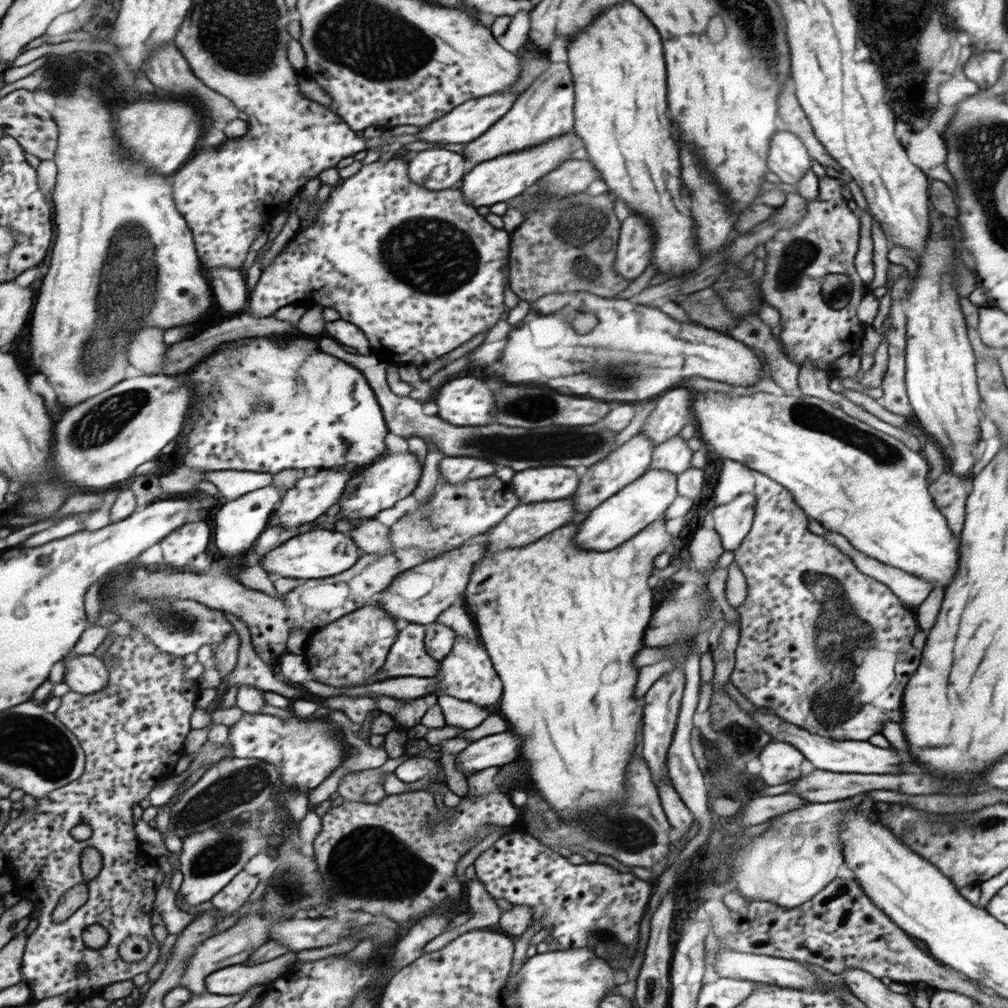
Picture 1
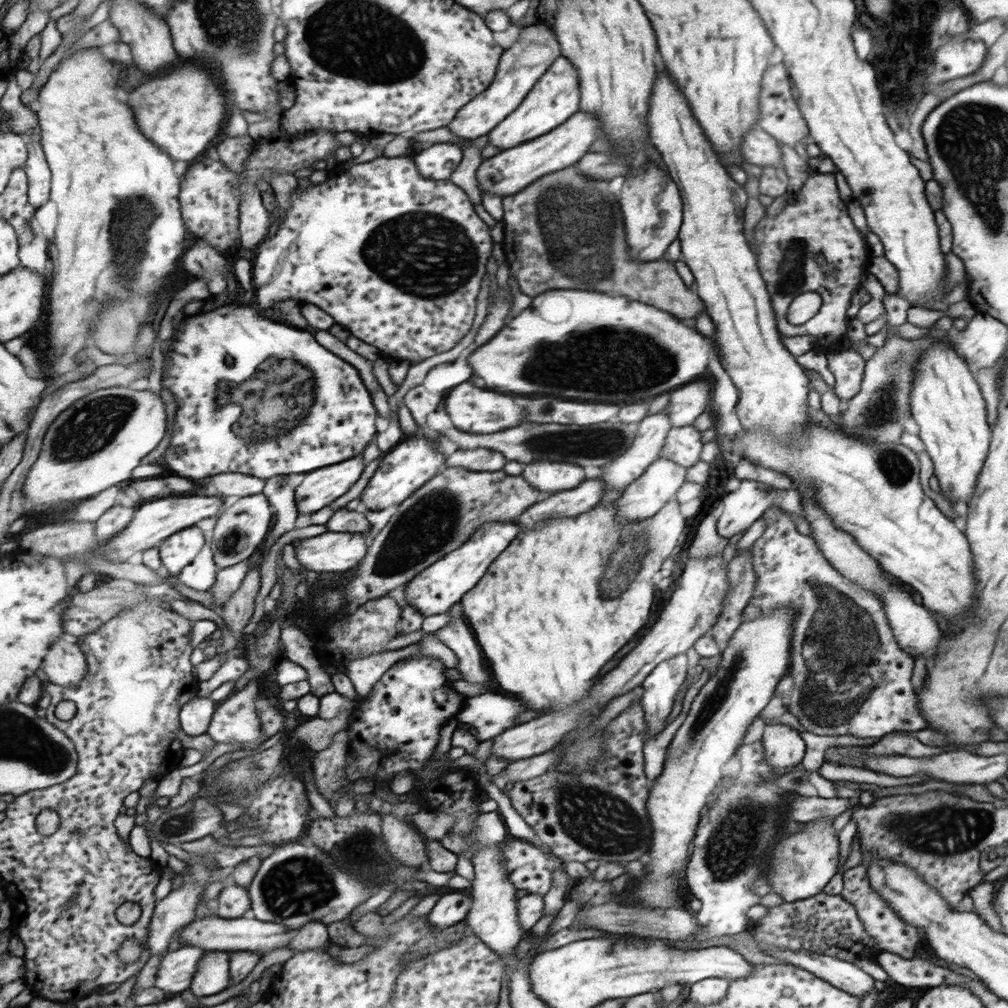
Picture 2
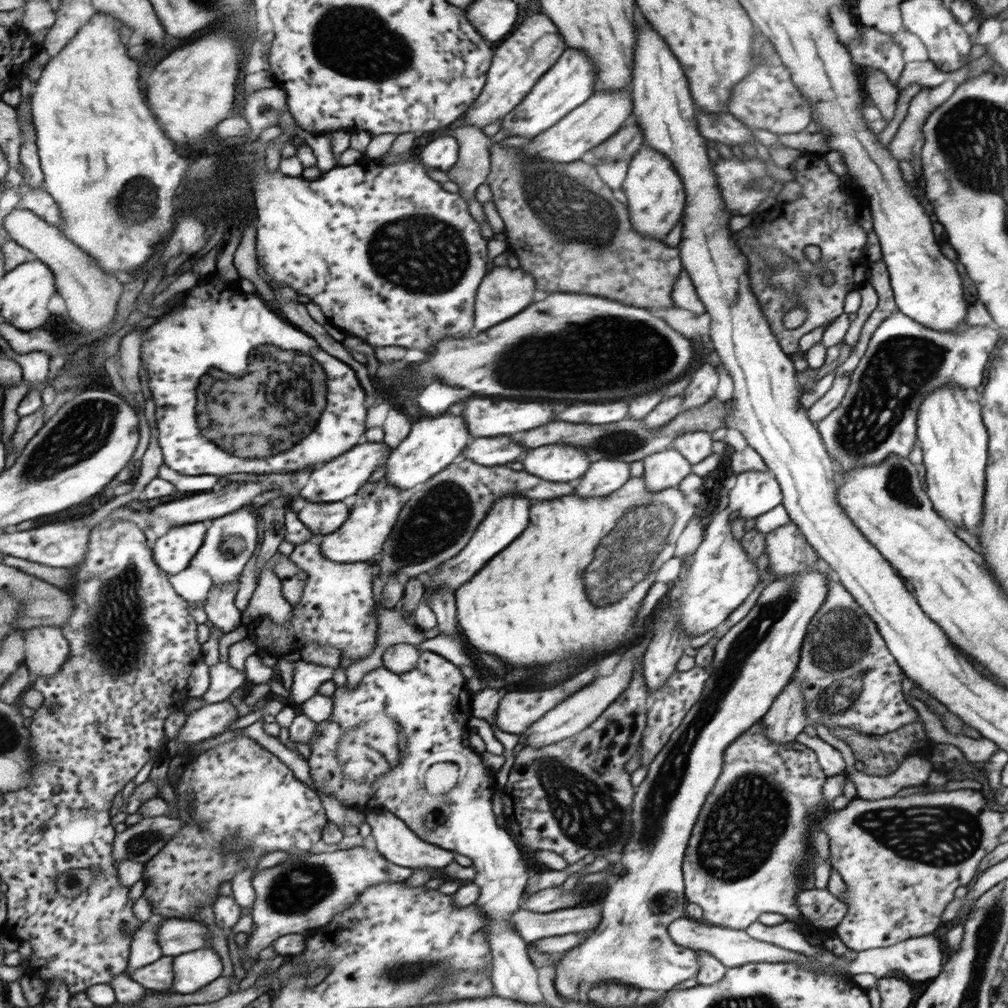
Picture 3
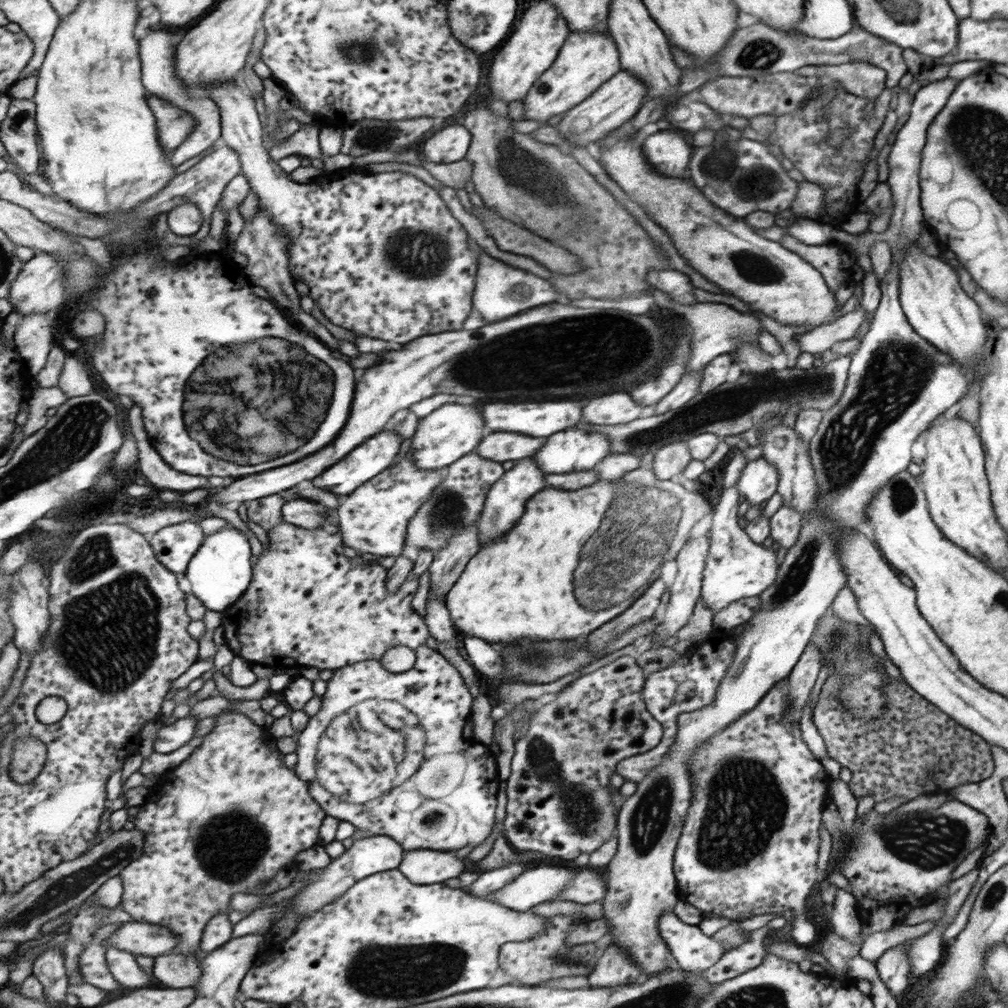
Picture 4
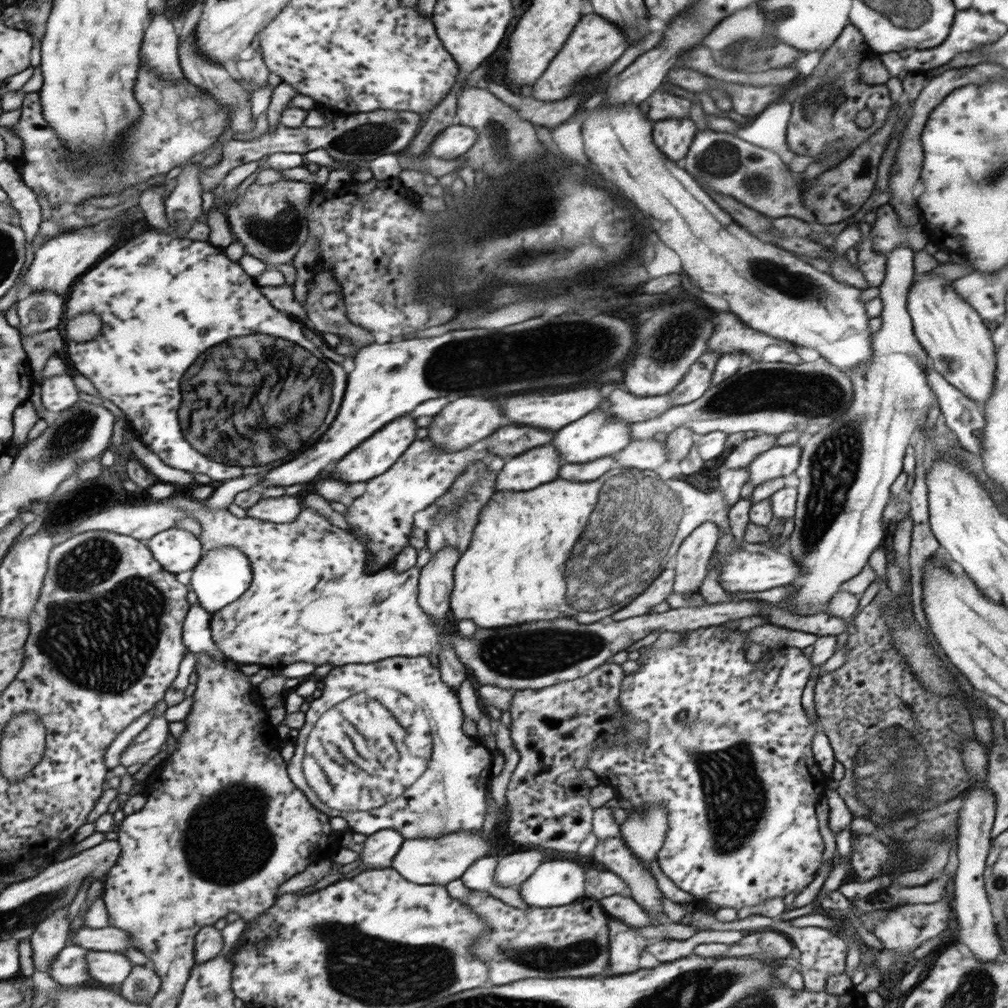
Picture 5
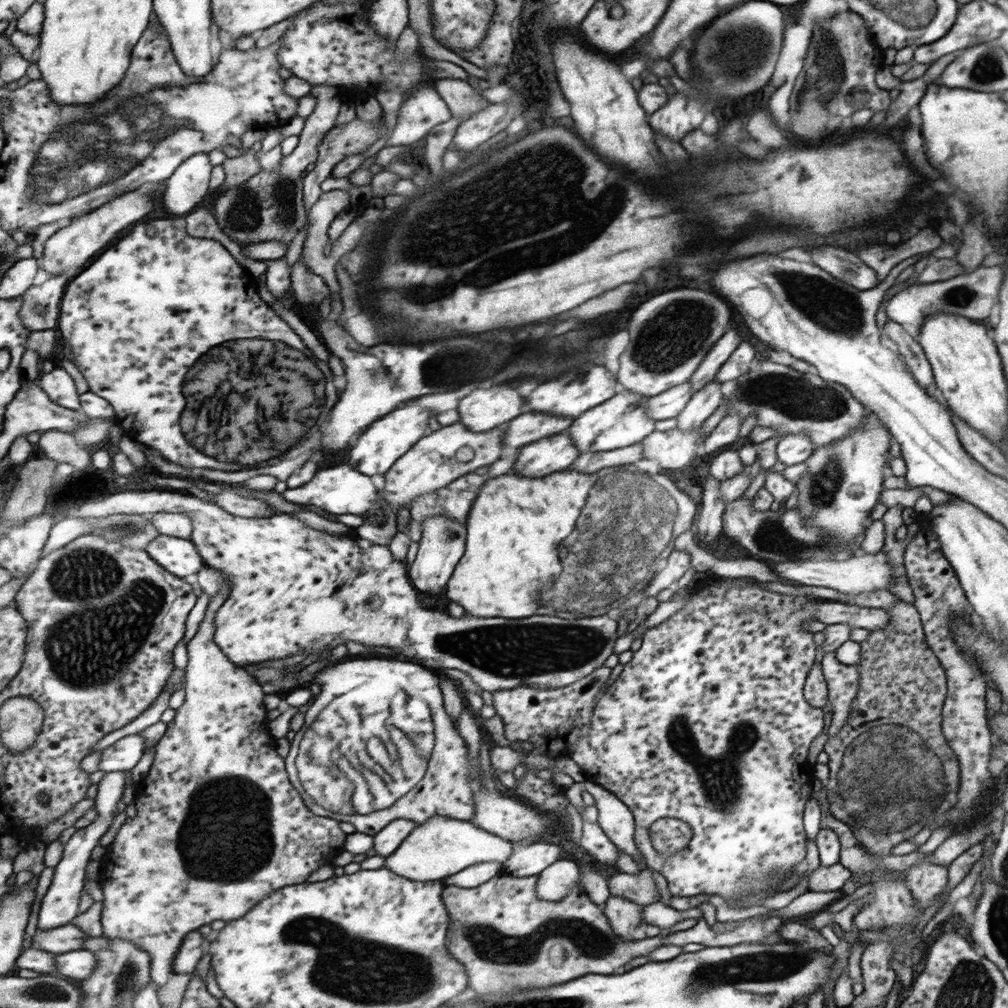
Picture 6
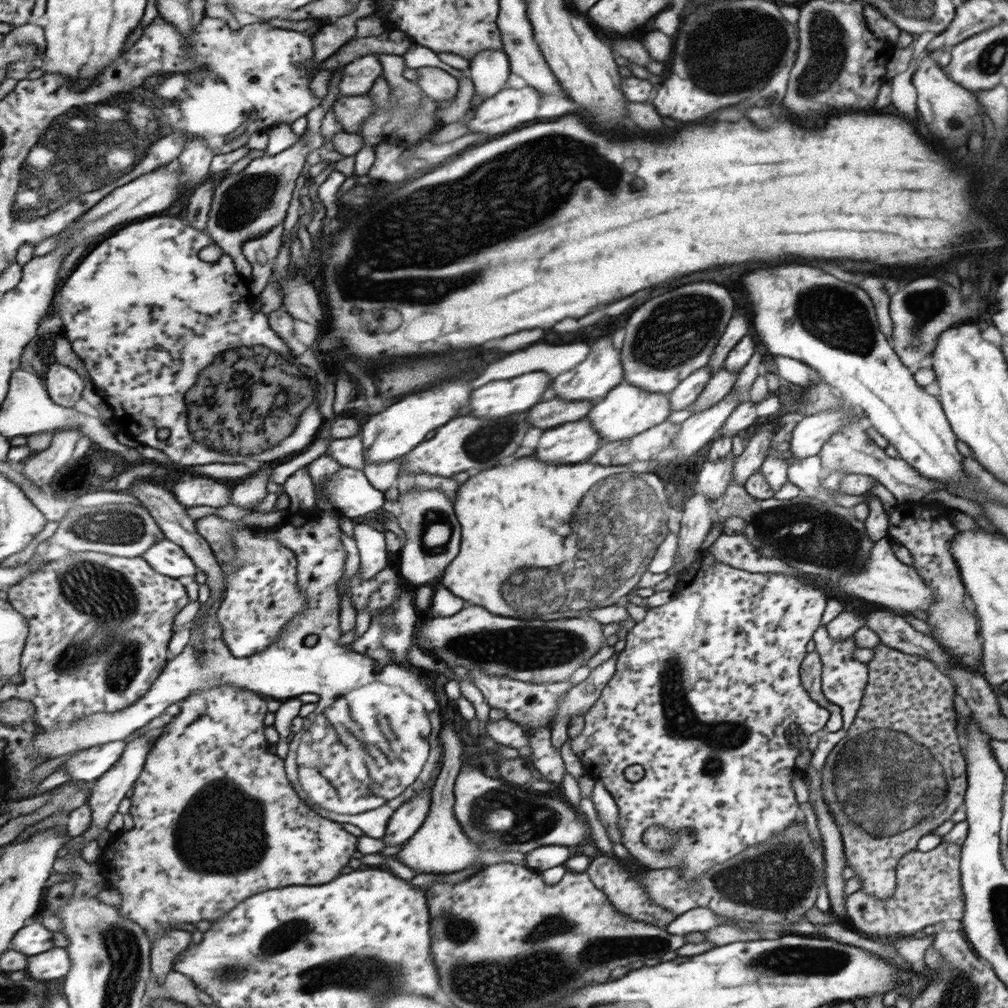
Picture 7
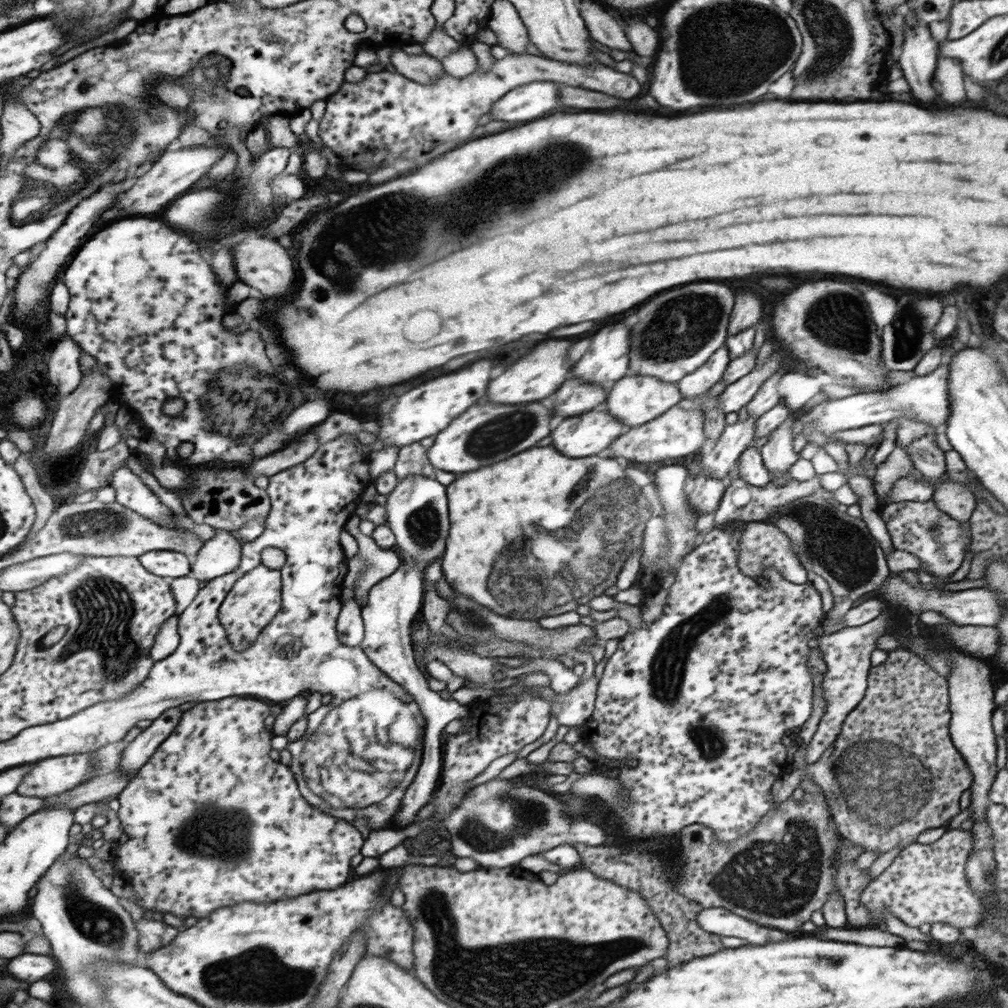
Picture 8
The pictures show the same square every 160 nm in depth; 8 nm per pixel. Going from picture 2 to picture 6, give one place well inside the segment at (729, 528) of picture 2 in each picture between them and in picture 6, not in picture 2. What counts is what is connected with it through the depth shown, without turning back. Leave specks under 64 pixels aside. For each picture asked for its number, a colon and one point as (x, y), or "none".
3: (755, 491)
4: (758, 479)
5: (779, 461)
6: (790, 449)

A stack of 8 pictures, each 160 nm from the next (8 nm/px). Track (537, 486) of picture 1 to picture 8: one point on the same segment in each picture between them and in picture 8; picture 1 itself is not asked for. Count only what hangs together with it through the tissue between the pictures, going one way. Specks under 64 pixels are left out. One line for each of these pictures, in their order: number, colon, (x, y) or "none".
2: (549, 477)
3: (555, 463)
4: (574, 449)
5: (597, 434)
6: (622, 420)
7: (624, 412)
8: (634, 400)

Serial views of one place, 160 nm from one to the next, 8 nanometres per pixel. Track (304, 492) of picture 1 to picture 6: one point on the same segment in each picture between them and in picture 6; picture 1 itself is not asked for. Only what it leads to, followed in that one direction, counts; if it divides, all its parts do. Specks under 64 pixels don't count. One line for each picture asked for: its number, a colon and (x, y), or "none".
2: (321, 487)
3: (338, 480)
4: (367, 461)
5: (378, 454)
6: (387, 440)

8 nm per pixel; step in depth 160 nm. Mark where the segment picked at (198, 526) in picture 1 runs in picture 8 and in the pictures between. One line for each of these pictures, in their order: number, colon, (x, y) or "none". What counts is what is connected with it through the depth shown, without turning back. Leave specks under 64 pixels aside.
2: (176, 553)
3: (174, 551)
4: (175, 546)
5: (178, 550)
6: (180, 556)
7: (167, 557)
8: (170, 564)

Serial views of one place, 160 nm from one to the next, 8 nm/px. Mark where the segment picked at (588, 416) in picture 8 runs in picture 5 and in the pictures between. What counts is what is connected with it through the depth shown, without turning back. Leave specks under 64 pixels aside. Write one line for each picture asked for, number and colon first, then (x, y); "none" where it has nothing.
5: (535, 467)
6: (553, 454)
7: (571, 442)

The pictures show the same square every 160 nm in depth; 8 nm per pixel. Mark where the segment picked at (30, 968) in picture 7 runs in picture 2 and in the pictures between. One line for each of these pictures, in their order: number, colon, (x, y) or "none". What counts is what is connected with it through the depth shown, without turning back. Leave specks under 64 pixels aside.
2: (176, 971)
3: (158, 977)
4: (123, 965)
5: (106, 967)
6: (79, 964)

